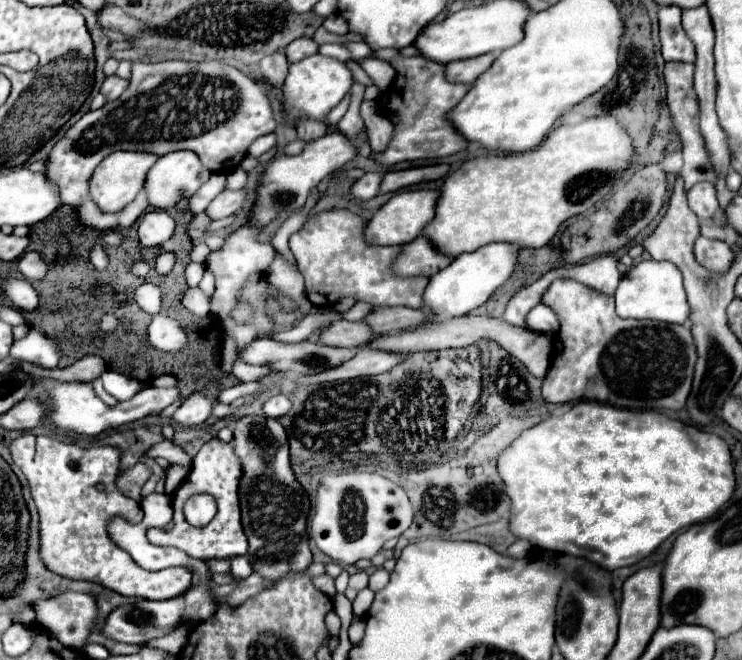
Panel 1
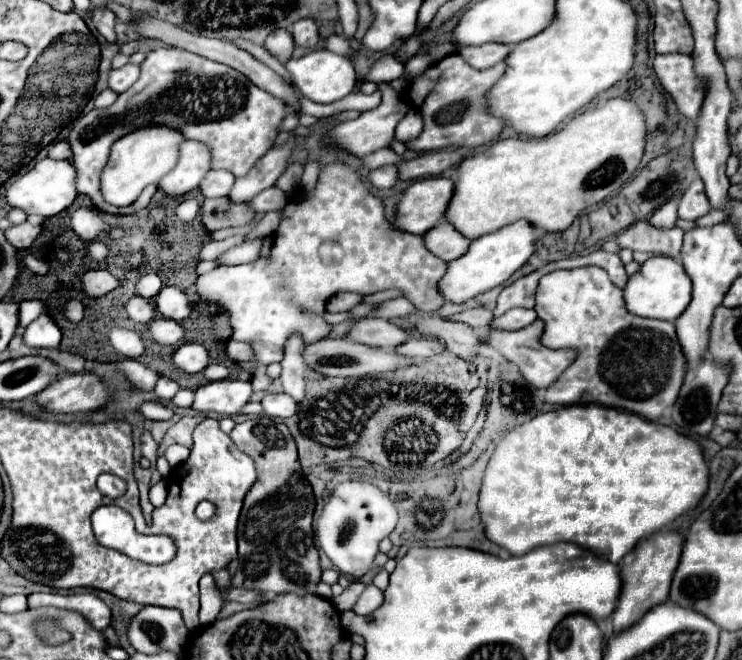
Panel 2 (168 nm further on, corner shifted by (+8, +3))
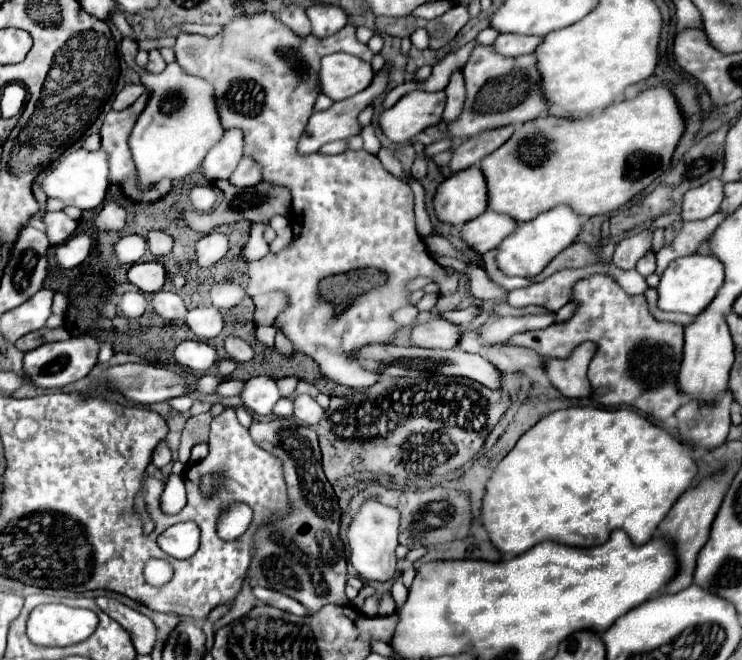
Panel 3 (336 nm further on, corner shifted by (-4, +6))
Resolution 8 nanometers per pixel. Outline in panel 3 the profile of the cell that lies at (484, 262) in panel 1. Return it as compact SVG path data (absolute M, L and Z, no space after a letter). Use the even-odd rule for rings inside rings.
M560 204L548 212L542 212L540 216L536 216L530 222L518 224L516 232L510 234L498 246L498 256L496 256L498 268L508 276L536 276L536 274L540 274L556 254L560 254L562 250L566 250L570 244L576 242L576 238L582 232L582 224L584 224L582 216L566 204Z

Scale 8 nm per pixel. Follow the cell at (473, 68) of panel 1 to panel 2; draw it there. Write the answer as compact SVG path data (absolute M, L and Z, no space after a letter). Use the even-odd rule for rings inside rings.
M486 43L480 47L464 47L458 51L458 55L464 57L464 61L474 69L490 69L496 63L504 61L510 47L500 43Z

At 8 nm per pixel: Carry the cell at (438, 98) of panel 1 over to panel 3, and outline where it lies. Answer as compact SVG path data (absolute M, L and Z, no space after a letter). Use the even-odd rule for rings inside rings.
M476 46L470 60L462 68L466 80L466 102L458 120L450 122L450 134L470 138L496 126L522 124L548 110L548 100L540 88L540 72L534 54L500 56L492 46Z

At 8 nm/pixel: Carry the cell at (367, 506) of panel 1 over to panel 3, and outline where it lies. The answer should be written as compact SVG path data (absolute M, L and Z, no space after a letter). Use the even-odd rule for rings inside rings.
M368 500L348 526L348 558L358 574L368 582L388 582L396 574L396 546L398 546L398 510Z

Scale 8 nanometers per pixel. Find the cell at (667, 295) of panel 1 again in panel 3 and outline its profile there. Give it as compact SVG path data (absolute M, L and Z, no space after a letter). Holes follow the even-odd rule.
M692 254L680 260L674 260L658 284L658 308L664 312L682 312L690 316L698 316L706 310L712 298L718 294L724 284L724 264L712 254Z

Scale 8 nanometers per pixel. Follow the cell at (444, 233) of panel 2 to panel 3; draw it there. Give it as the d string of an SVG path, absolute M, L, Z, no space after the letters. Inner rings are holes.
M486 210L478 218L462 226L462 240L478 254L486 254L500 246L500 242L516 230L516 220L494 210Z

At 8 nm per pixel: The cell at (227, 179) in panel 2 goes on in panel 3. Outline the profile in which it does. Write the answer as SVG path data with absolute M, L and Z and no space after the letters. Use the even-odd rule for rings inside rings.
M244 156L242 162L238 164L236 172L230 176L230 182L236 186L256 186L262 180L260 164L254 162L254 158Z

